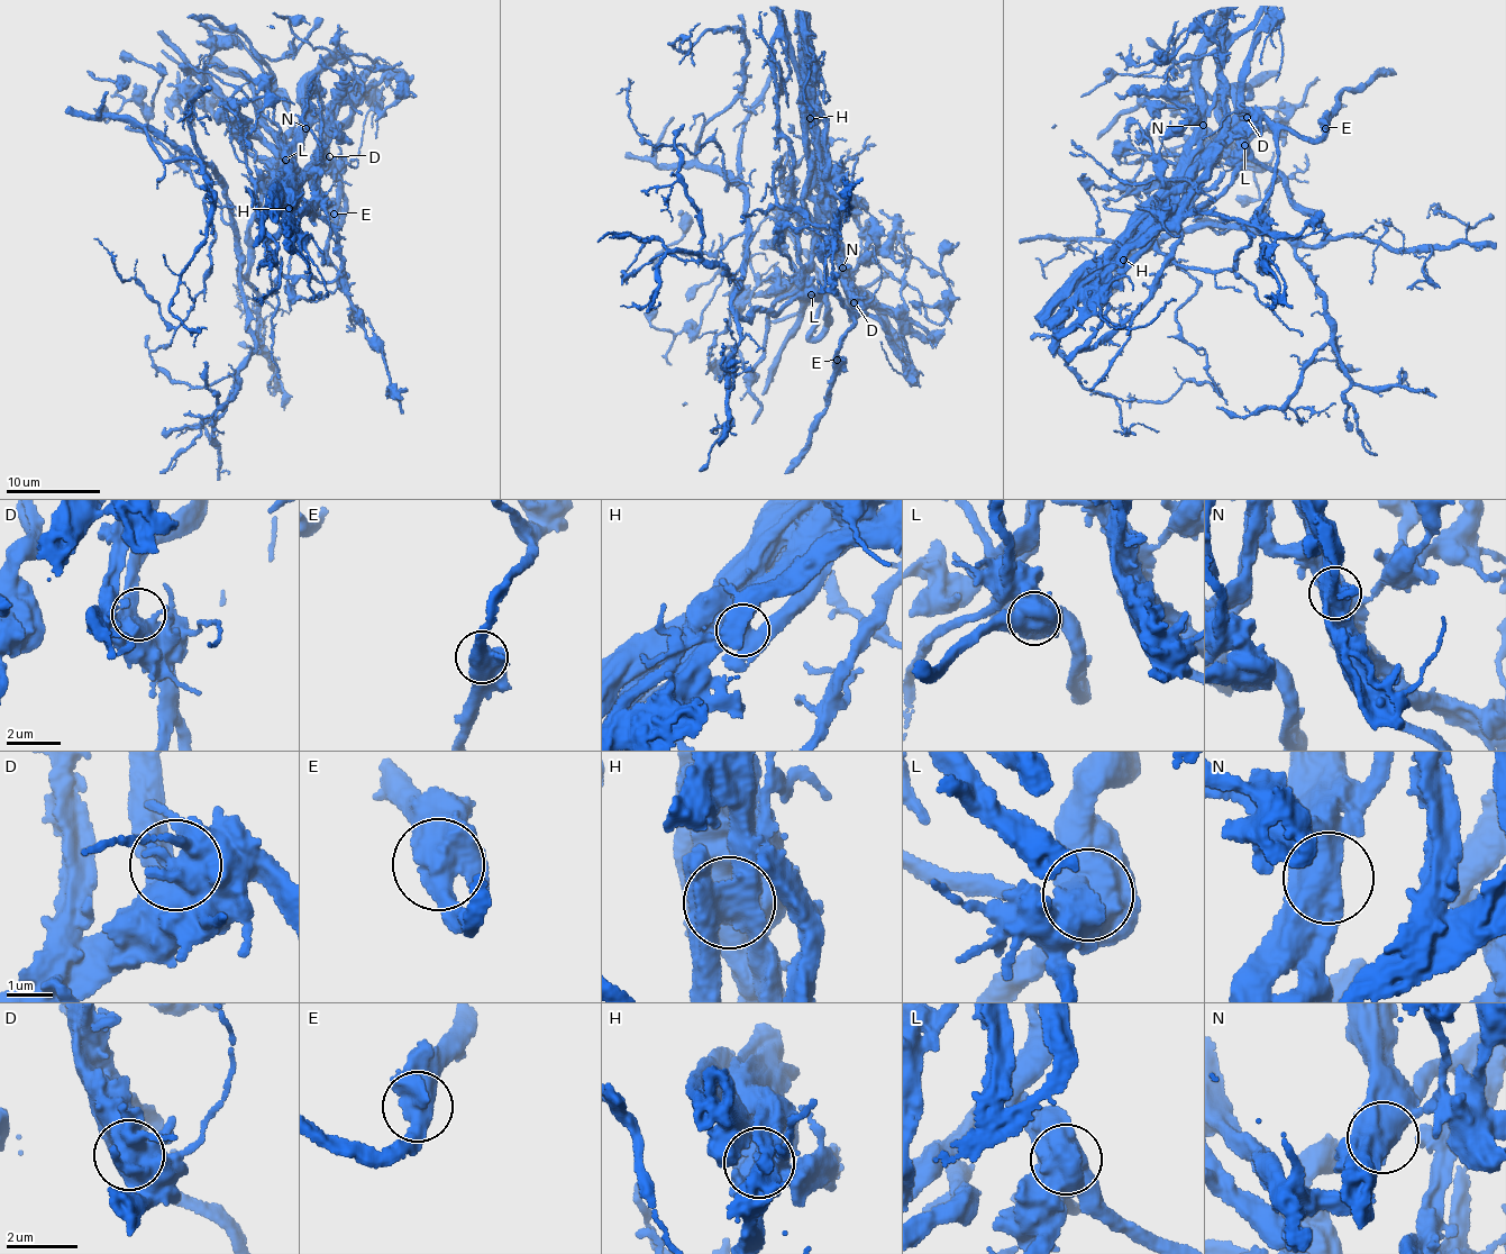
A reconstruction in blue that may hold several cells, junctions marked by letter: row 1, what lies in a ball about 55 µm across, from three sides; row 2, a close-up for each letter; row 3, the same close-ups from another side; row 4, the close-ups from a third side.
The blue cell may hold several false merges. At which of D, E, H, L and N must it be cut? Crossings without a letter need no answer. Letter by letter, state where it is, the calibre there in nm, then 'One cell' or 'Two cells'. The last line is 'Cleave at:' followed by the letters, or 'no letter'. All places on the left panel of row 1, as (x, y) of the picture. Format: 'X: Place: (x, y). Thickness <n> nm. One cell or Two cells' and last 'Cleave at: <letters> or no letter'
D: Place: (329, 156). Thickness 650 nm. One cell
E: Place: (334, 214). Thickness 700 nm. One cell
H: Place: (289, 208). Thickness 650 nm. Two cells
L: Place: (285, 160). Thickness 850 nm. Two cells
N: Place: (306, 128). Thickness 650 nm. Two cells
Cleave at: H, L, N

